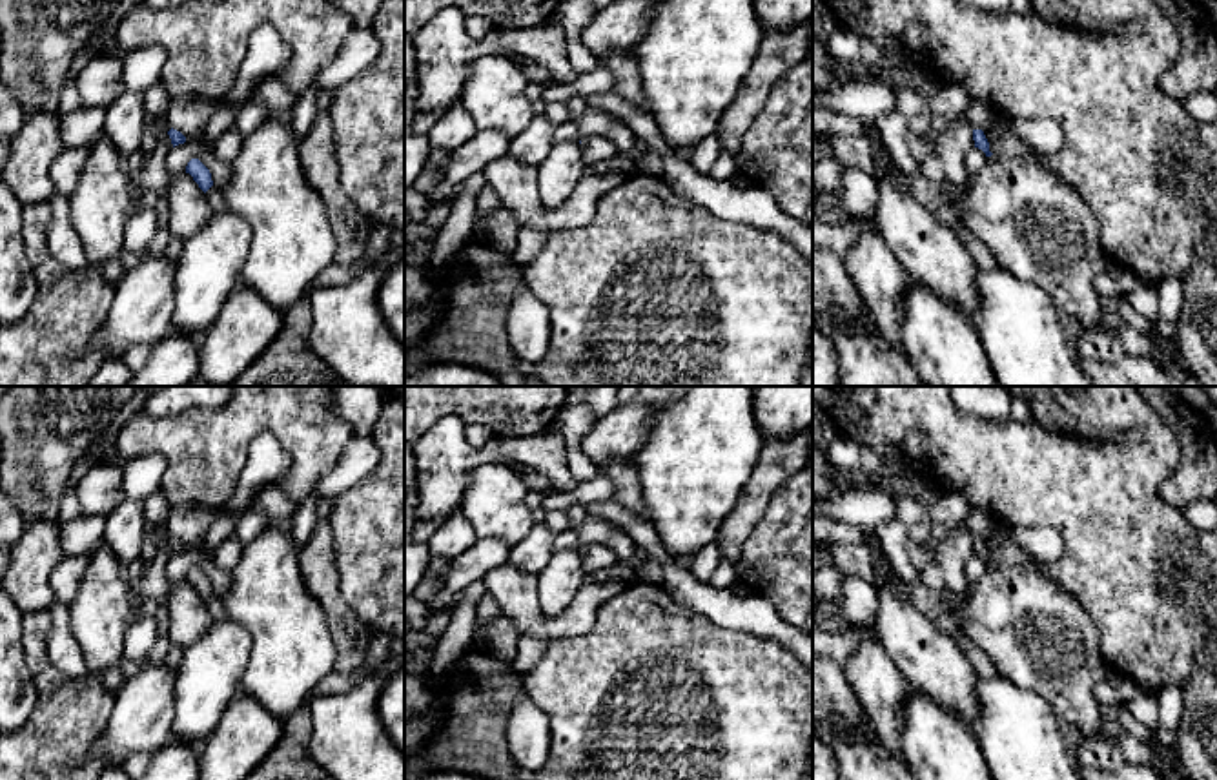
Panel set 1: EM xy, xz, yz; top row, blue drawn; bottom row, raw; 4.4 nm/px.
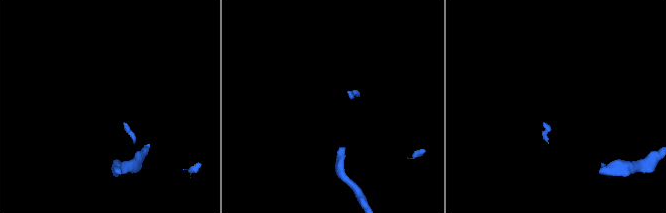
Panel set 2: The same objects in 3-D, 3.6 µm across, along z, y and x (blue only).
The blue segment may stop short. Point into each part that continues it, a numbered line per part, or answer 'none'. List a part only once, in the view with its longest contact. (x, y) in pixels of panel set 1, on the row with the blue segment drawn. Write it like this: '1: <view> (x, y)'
none

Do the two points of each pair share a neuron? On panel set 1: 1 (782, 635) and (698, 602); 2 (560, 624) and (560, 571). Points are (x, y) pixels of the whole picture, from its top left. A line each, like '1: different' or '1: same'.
1: same
2: different

